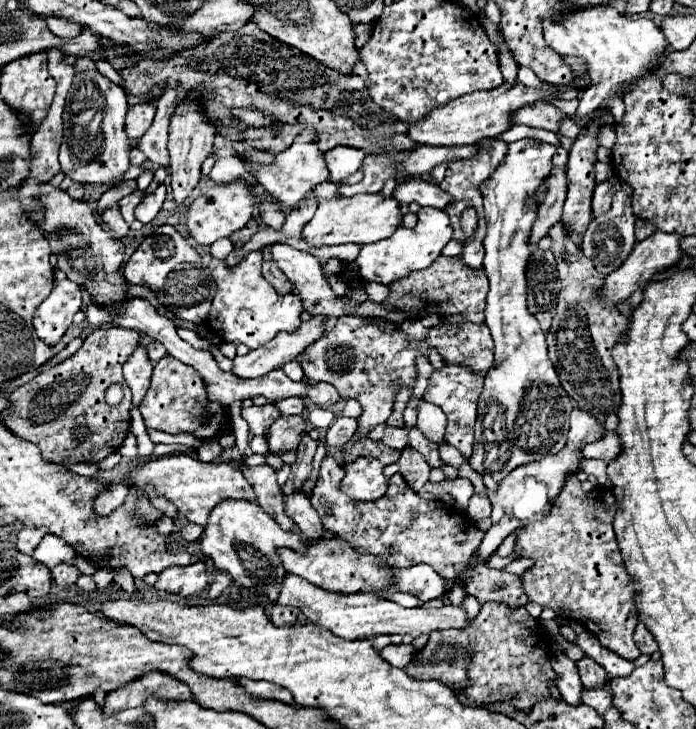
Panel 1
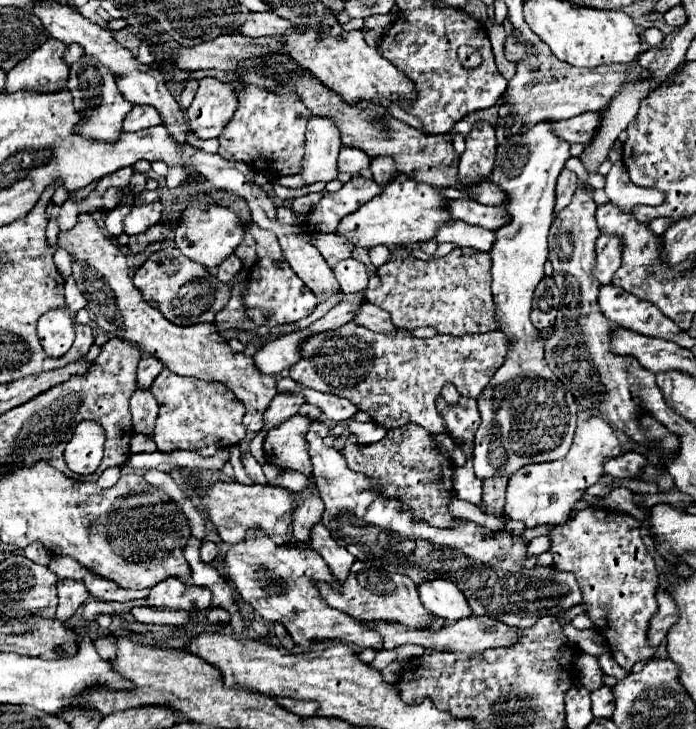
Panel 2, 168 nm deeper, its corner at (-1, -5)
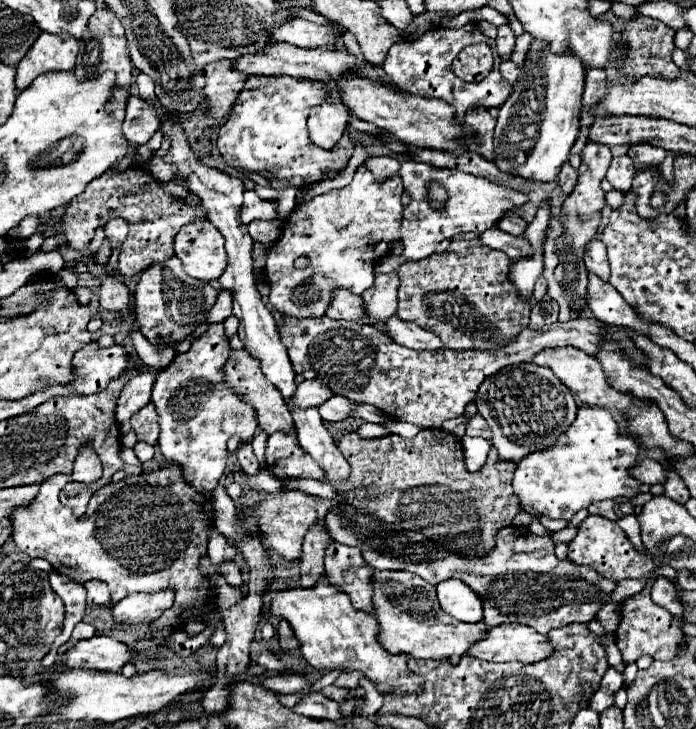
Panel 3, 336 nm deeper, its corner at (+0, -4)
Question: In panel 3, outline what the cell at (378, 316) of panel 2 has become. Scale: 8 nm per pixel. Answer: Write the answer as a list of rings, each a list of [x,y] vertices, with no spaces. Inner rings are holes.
[[[391,316],[385,320],[385,330],[393,342],[413,348],[413,350],[441,350],[443,348],[441,340],[433,332],[413,322],[403,322],[397,316]]]

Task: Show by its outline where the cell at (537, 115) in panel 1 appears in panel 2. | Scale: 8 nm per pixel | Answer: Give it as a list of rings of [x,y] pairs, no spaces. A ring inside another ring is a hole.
[[[582,113],[572,119],[554,121],[554,133],[568,143],[588,145],[590,137],[594,137],[594,129],[598,129],[598,121],[602,121],[602,113]]]

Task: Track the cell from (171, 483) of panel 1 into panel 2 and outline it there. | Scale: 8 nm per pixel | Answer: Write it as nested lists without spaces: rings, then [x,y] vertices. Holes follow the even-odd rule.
[[[214,483],[208,495],[202,495],[202,503],[210,515],[210,521],[218,529],[218,535],[226,543],[242,543],[248,529],[262,529],[276,545],[292,543],[292,513],[296,509],[296,495],[284,487],[270,485],[242,485],[242,483]]]

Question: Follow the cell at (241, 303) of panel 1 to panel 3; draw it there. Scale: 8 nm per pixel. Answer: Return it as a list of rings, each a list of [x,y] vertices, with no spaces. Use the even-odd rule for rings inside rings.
[[[359,166],[349,186],[299,204],[285,220],[281,238],[267,254],[265,276],[271,288],[269,302],[283,316],[317,318],[325,314],[323,310],[325,300],[329,300],[329,284],[347,288],[353,294],[361,294],[373,286],[375,254],[369,250],[373,250],[373,244],[399,240],[397,228],[403,210],[401,194],[403,184],[399,174],[393,174],[385,182],[377,182],[365,166]],[[301,254],[313,260],[309,272],[293,268],[293,260]]]

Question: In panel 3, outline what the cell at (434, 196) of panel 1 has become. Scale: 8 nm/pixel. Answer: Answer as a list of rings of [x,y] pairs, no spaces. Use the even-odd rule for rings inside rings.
[[[509,212],[509,214],[505,214],[503,218],[499,218],[495,226],[497,226],[499,230],[505,230],[507,234],[521,236],[521,232],[525,230],[525,224],[527,224],[525,220],[521,220],[517,214],[511,214],[511,212]]]

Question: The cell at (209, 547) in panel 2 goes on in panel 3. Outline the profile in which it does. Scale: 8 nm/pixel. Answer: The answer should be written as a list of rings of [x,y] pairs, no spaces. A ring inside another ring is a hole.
[[[223,560],[219,564],[219,572],[223,574],[223,578],[227,580],[227,584],[231,586],[241,586],[241,574],[239,574],[239,568],[233,560]]]

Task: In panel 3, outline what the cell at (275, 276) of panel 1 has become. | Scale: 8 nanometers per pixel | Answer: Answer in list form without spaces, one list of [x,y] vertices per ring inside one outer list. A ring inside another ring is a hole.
[[[271,220],[271,222],[251,222],[249,224],[249,236],[255,242],[261,242],[265,246],[273,246],[283,232],[283,222],[281,220]]]

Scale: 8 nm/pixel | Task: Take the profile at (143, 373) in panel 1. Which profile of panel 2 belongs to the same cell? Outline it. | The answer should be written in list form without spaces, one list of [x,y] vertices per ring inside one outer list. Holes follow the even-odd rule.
[[[136,389],[130,399],[130,413],[132,413],[132,429],[134,433],[142,433],[152,437],[154,421],[158,417],[158,403],[154,401],[154,395],[150,389]]]

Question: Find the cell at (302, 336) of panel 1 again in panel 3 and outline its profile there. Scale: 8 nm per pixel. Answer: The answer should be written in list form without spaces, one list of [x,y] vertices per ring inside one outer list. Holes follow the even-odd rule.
[[[375,274],[375,284],[361,294],[365,316],[385,320],[397,312],[397,274]]]

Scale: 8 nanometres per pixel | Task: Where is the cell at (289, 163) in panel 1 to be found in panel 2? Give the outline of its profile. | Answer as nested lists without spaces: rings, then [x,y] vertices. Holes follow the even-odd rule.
[[[312,115],[306,131],[306,155],[302,159],[302,177],[306,183],[328,183],[338,177],[336,159],[342,149],[340,133],[334,121]]]

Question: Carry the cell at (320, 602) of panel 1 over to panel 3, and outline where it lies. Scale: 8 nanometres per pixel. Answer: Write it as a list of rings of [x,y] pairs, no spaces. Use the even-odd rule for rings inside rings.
[[[499,624],[497,628],[489,628],[481,640],[473,642],[471,648],[469,648],[469,656],[475,656],[475,658],[481,658],[481,660],[489,660],[489,662],[525,662],[525,664],[531,664],[531,662],[537,662],[537,660],[543,660],[545,656],[551,656],[553,648],[547,640],[547,636],[535,632],[533,628],[525,626],[525,624]]]

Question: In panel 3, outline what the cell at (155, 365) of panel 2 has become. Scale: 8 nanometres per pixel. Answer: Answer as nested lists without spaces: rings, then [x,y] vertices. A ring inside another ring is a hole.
[[[143,370],[133,380],[129,380],[129,384],[125,384],[125,388],[121,390],[121,396],[117,402],[117,422],[121,424],[123,432],[129,430],[129,424],[125,424],[125,420],[129,420],[133,412],[141,410],[151,400],[153,384],[155,384],[155,376]]]

